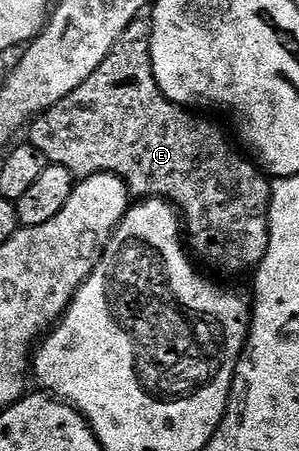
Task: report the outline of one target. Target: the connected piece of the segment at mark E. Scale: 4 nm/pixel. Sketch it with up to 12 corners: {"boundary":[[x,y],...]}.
{"boundary":[[150,22],[29,125],[76,178],[169,200],[189,251],[257,269],[272,184],[160,90]]}

